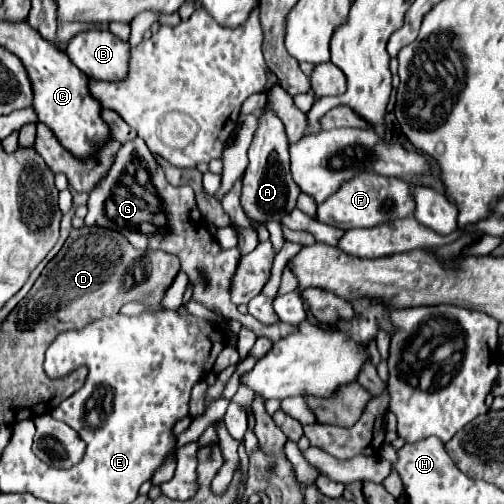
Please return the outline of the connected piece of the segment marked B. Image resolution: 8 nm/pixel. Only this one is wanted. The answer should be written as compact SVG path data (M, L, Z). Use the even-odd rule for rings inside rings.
M109 30L79 32L77 36L73 36L73 40L69 42L65 52L71 58L71 62L81 72L85 72L89 78L95 78L95 80L123 80L127 76L127 68L129 68L129 42L119 40Z

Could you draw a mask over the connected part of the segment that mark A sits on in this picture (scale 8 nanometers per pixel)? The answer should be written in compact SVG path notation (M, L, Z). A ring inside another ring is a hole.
M265 108L263 114L259 116L259 128L249 148L249 166L243 174L243 188L241 188L241 206L251 222L261 222L261 224L267 220L281 222L285 214L295 210L301 190L297 188L297 184L293 184L287 150L289 150L289 142L283 122L271 108Z

